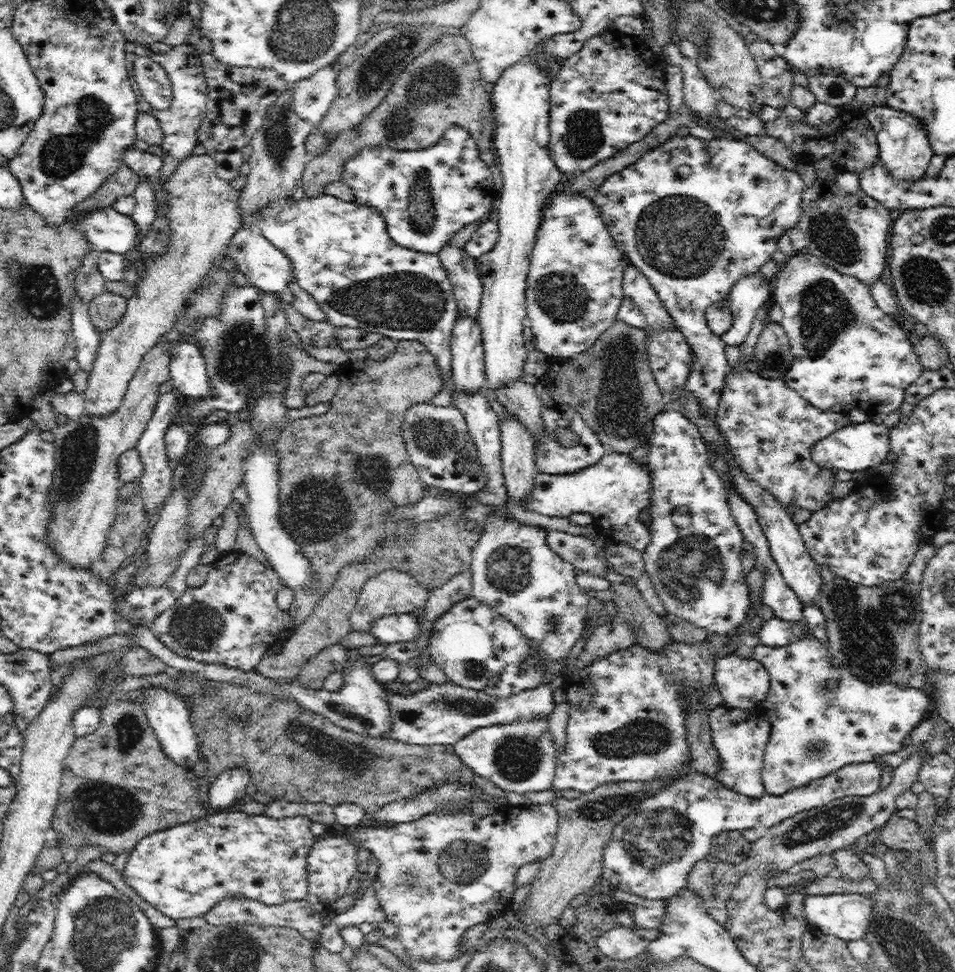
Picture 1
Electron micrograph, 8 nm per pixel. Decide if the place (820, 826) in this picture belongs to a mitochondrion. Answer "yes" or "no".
yes

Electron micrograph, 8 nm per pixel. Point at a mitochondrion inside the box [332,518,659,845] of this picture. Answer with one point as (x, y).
(517, 758)

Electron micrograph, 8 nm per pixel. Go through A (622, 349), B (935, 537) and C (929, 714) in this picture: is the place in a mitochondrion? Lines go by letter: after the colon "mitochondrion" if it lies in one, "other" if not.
A: mitochondrion
B: other
C: other

